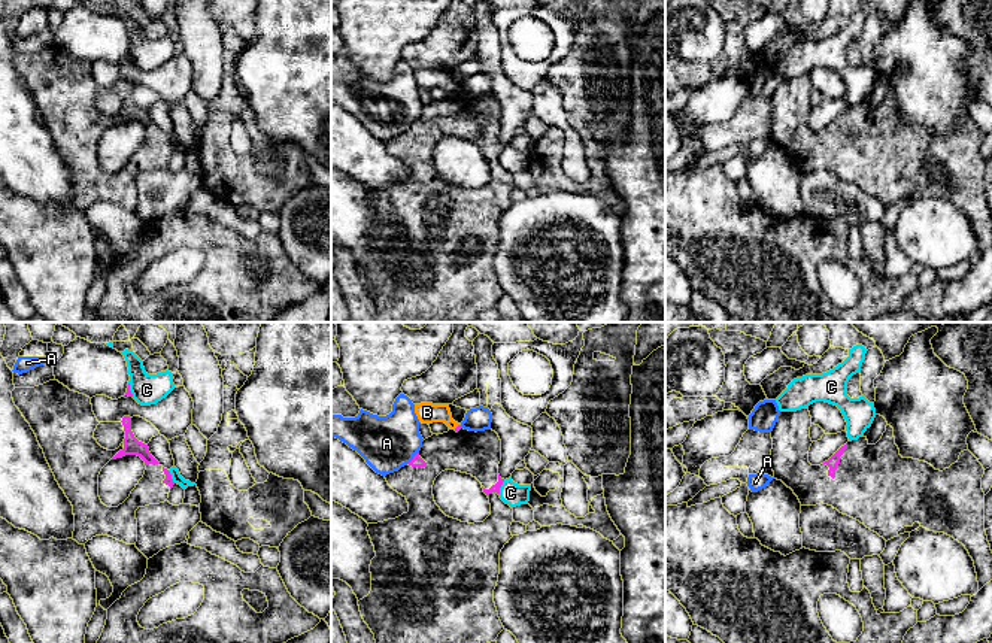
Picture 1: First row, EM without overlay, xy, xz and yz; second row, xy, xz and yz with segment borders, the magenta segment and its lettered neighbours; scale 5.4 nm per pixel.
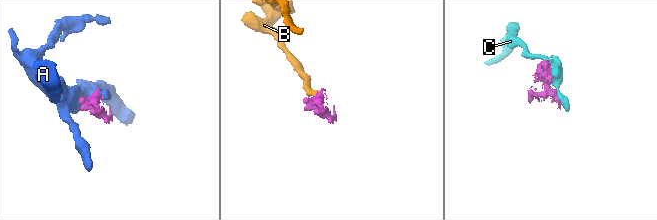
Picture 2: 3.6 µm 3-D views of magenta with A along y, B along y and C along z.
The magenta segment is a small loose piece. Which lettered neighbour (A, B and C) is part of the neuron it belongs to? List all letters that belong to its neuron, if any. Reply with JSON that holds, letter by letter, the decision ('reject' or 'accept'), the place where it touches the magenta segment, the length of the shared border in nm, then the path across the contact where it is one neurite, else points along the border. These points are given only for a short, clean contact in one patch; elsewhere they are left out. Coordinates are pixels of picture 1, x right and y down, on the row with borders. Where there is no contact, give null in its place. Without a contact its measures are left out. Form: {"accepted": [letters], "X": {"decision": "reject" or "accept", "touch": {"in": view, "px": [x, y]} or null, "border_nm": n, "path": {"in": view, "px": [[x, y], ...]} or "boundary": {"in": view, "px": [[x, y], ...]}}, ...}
{"accepted": [], "A": {"decision": "reject", "touch": {"in": "xz", "px": [413, 458]}, "border_nm": 90}, "B": {"decision": "reject", "touch": {"in": "xz", "px": [457, 427]}, "border_nm": 40, "boundary": {"in": "xz", "px": [[458, 424], [454, 428]]}}, "C": {"decision": "reject", "touch": {"in": "xz", "px": [500, 487]}, "border_nm": 90}}

